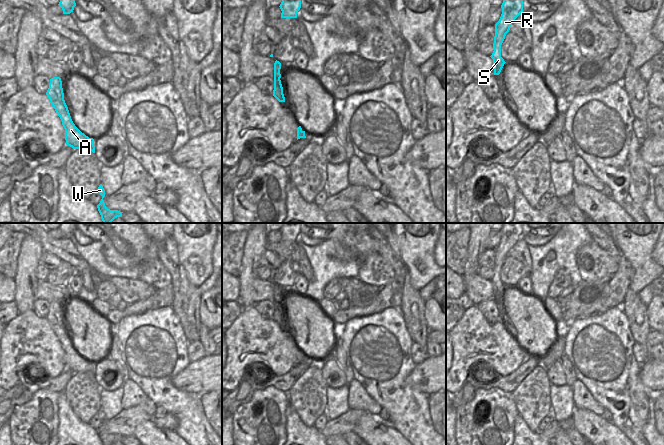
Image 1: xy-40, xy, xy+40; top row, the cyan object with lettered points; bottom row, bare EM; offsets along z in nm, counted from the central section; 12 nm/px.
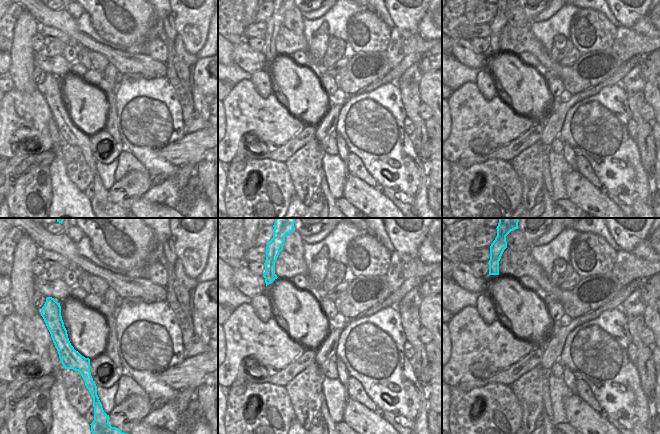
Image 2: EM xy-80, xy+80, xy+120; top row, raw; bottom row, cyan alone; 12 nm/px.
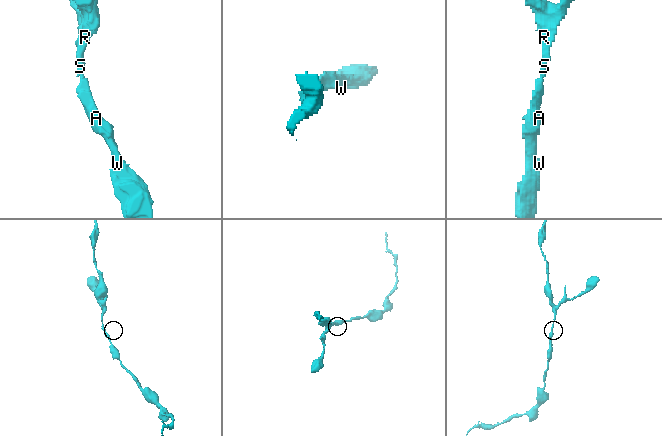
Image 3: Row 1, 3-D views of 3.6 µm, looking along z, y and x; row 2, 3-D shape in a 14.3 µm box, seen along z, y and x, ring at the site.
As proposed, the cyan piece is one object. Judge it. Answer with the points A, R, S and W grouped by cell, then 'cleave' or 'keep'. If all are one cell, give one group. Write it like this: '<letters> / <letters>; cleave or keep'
A R S W; keep

